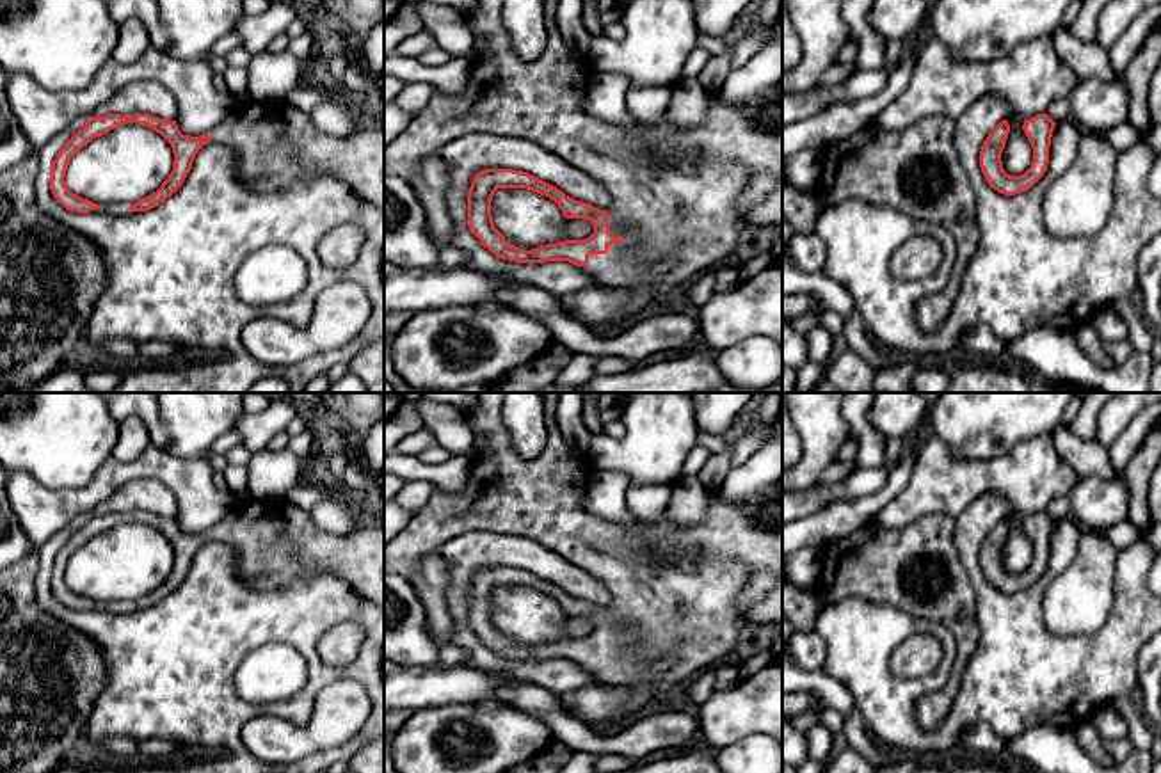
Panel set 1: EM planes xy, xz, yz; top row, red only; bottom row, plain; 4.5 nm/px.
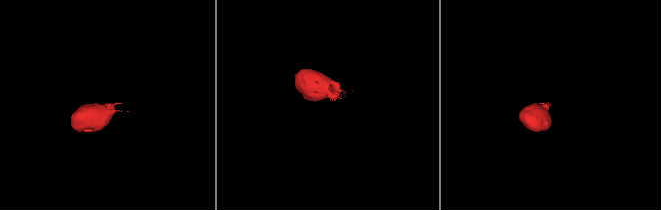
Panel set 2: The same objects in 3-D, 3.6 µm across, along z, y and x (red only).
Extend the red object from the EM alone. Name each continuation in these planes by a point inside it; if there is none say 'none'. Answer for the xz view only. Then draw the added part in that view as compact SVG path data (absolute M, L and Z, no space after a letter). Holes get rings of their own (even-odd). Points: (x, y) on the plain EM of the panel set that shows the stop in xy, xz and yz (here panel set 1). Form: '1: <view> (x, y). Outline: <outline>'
1: xz (680, 585). Outline: M478 393L478 407L464 414L475 437L484 435L489 441L489 451L471 462L469 476L459 490L446 492L434 485L428 503L384 547L388 572L412 585L420 558L466 531L532 538L606 586L612 595L608 624L613 634L621 636L628 626L638 629L638 643L612 642L606 652L589 654L581 666L601 684L642 684L651 657L676 657L676 665L649 686L656 698L685 688L706 668L743 654L740 633L745 626L782 627L782 480L754 512L734 515L718 489L709 492L704 519L692 526L677 526L667 510L656 522L610 522L587 510L589 485L597 469L590 453L572 453L562 437L555 423L558 393L540 393L548 444L535 460L521 458L512 448L501 418L505 394ZM759 572L775 574L779 583L761 601L741 608L740 595Z

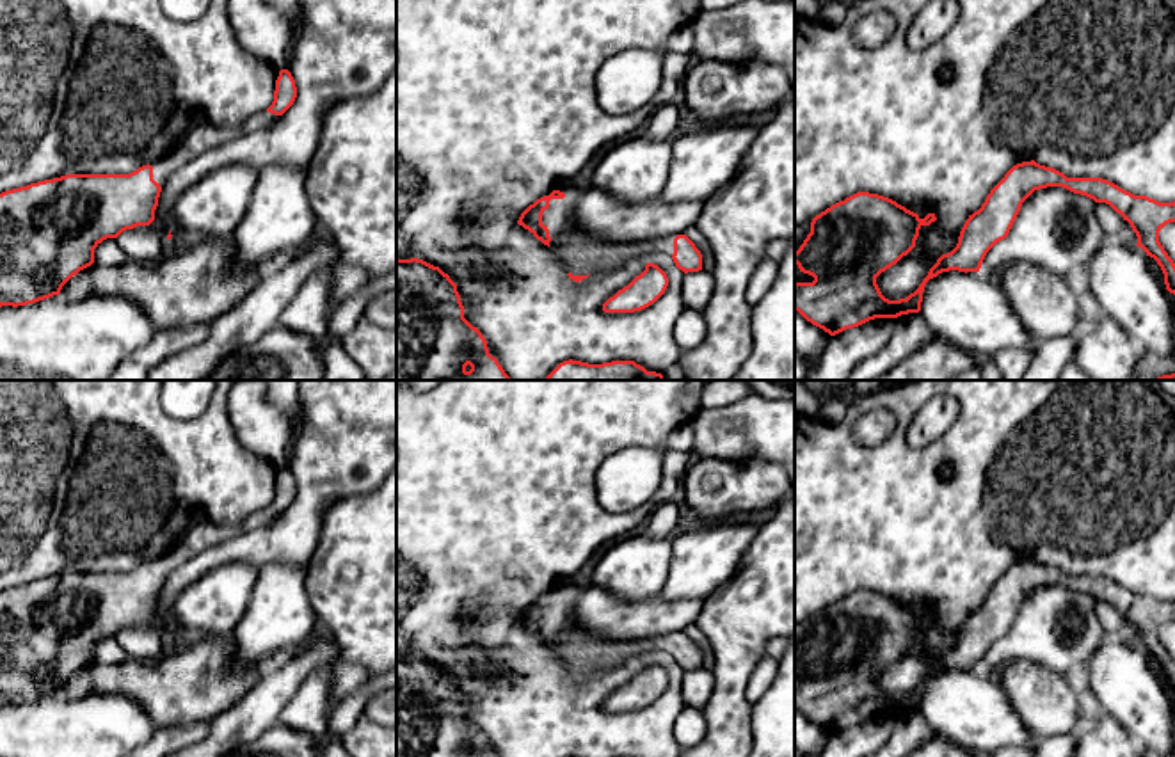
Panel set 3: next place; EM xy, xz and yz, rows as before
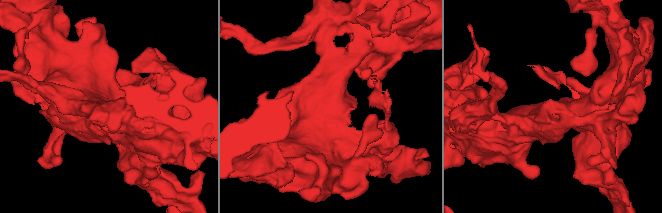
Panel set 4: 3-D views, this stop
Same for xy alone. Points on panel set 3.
1: xy (201, 535). Outline: M263 508L249 515L242 524L236 526L220 526L212 521L201 519L194 522L167 553L149 562L153 565L153 578L160 585L164 585L165 578L172 570L190 562L203 551L219 546L244 531L263 528L265 524L270 524L274 519L277 519L277 515L279 514Z

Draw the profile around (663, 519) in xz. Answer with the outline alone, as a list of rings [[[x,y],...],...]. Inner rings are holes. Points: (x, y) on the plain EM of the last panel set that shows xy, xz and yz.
[[[674,501],[659,503],[649,521],[647,521],[647,535],[649,537],[672,537],[672,531],[679,524],[681,515],[679,508]]]

